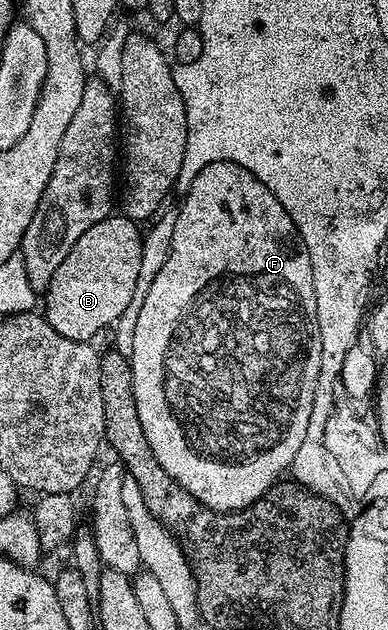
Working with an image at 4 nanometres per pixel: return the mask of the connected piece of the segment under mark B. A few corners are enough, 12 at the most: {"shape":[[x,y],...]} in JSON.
{"shape":[[137,221],[90,226],[51,276],[44,317],[90,342],[136,290]]}

